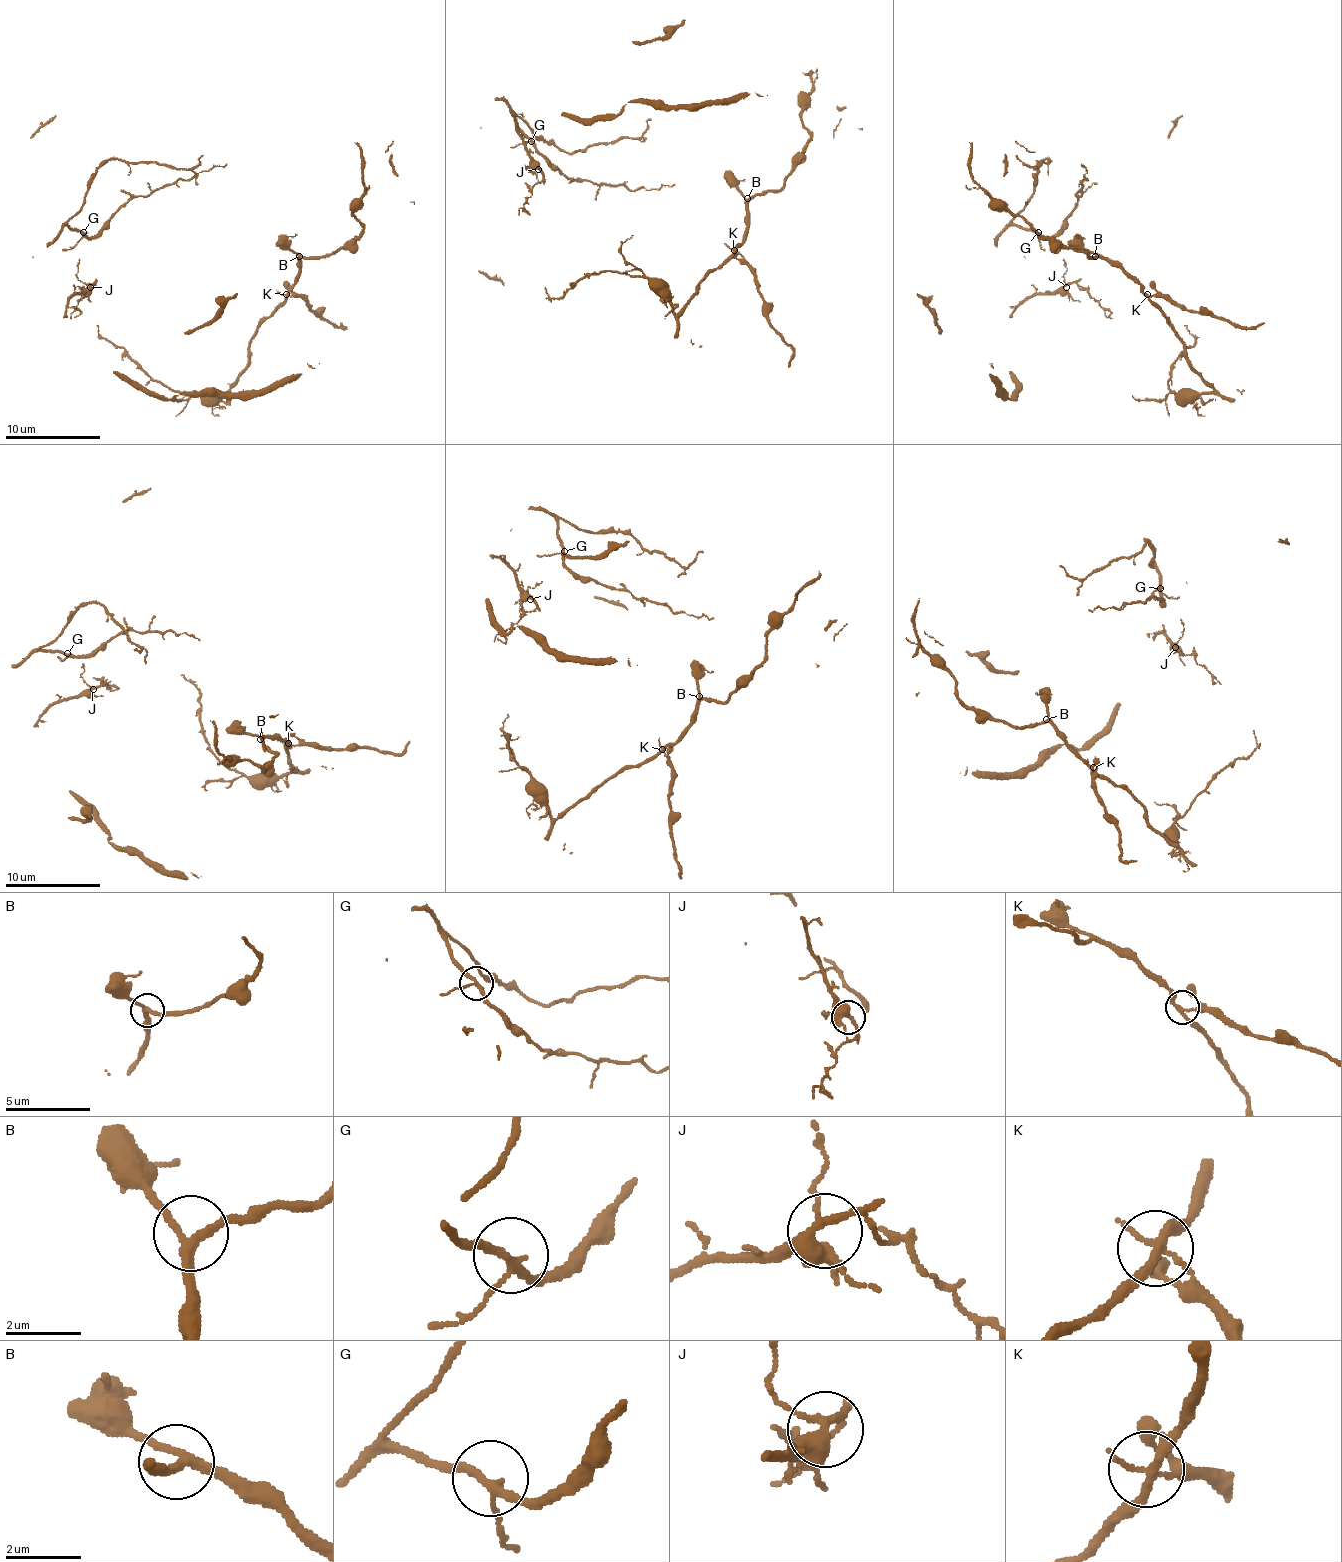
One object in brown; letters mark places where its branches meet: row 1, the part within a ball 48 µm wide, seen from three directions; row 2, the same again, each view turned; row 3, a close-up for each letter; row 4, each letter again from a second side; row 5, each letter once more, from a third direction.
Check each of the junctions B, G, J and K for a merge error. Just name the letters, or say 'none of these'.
K

